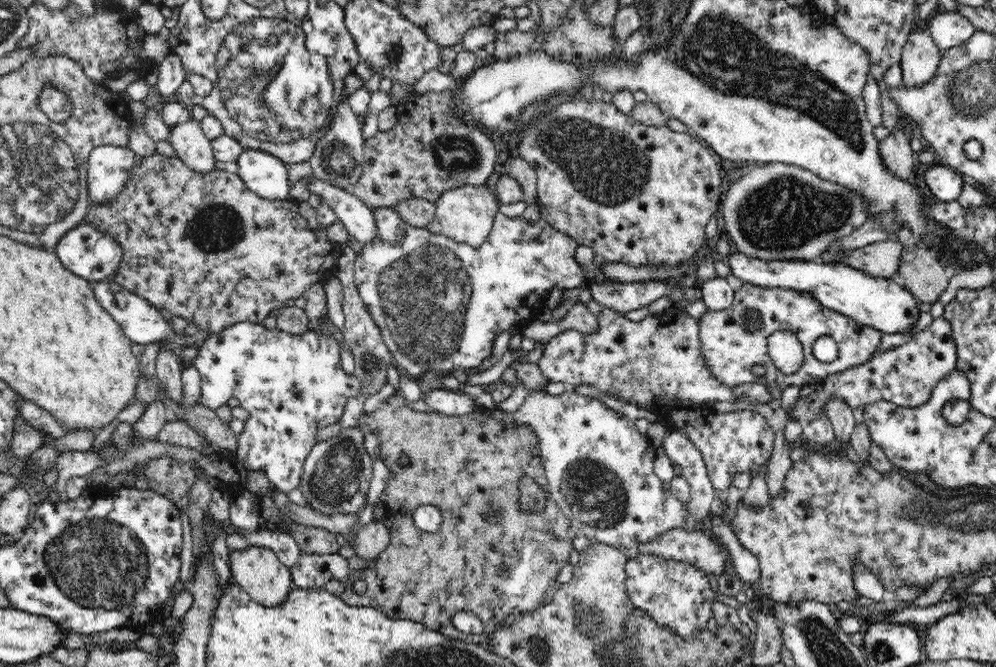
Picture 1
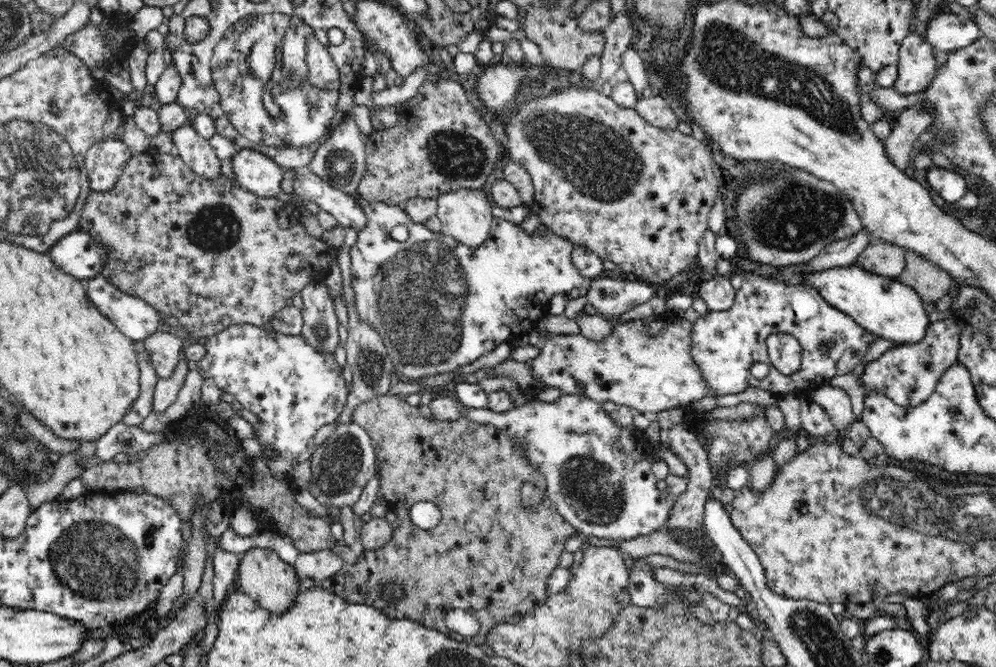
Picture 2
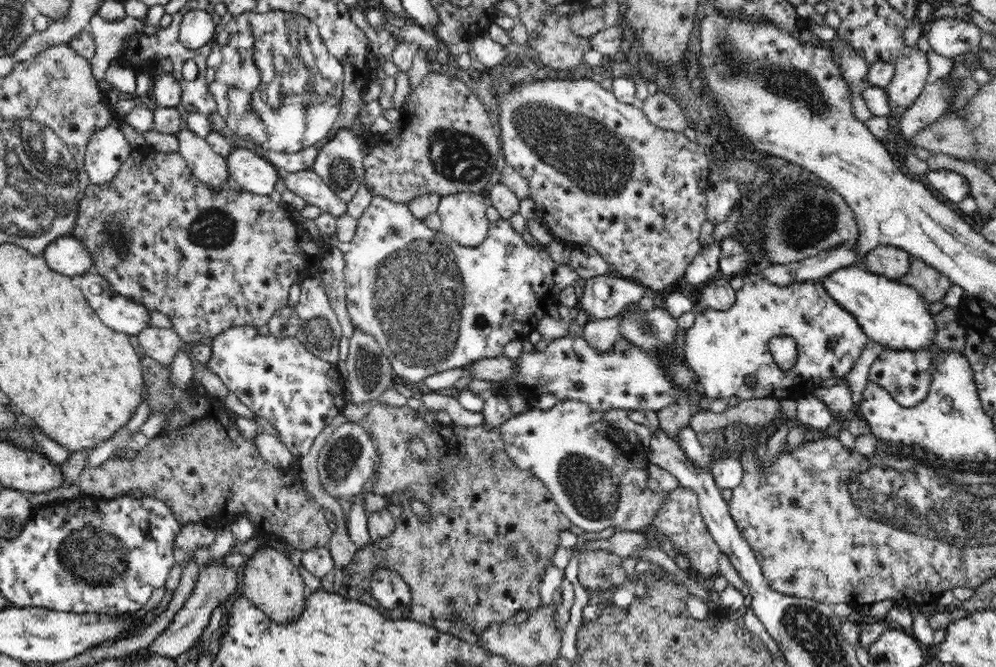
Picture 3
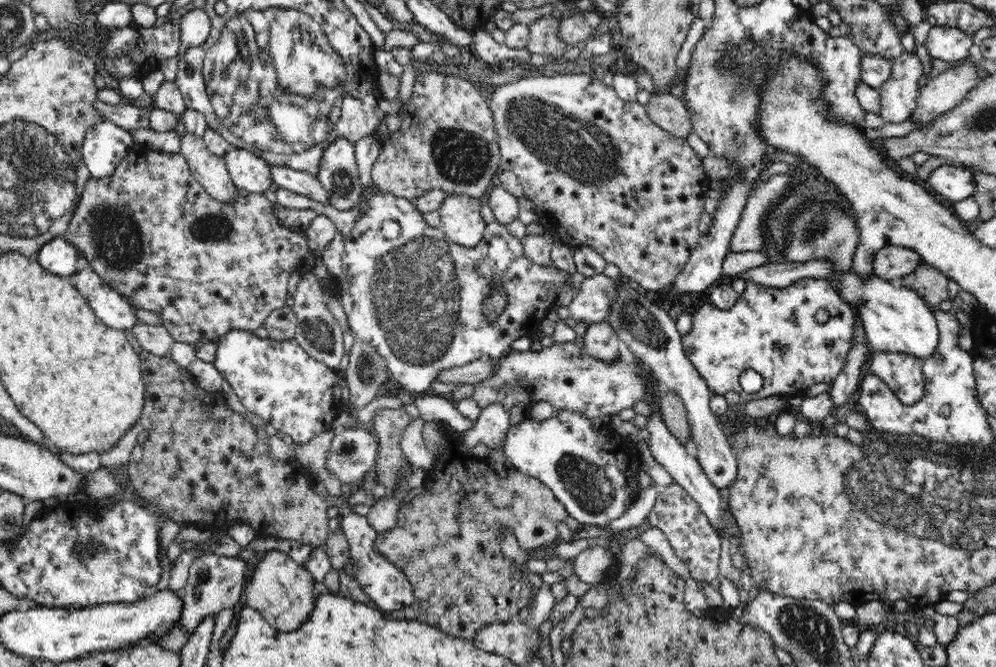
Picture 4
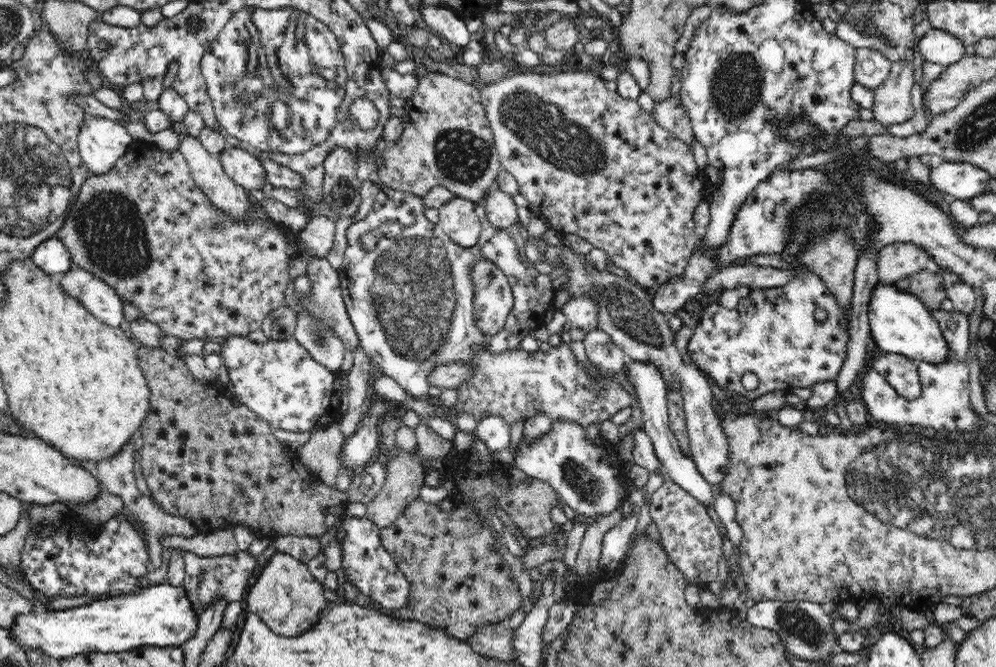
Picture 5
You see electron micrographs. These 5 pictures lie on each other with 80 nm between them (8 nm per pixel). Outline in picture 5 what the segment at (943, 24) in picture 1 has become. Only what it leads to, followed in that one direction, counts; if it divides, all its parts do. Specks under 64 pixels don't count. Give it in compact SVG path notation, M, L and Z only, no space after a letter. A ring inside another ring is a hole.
M930 28L928 32L917 40L922 60L940 64L943 68L958 62L966 54L966 45L962 40L956 39L956 36L950 32L940 29Z

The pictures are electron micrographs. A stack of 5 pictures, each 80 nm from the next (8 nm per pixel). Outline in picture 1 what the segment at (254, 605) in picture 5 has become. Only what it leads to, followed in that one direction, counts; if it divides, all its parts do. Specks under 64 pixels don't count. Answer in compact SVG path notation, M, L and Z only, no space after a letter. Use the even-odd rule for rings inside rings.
M248 545L246 548L230 551L229 555L232 584L240 585L255 602L267 608L280 606L292 589L296 588L289 567L284 566L269 548Z

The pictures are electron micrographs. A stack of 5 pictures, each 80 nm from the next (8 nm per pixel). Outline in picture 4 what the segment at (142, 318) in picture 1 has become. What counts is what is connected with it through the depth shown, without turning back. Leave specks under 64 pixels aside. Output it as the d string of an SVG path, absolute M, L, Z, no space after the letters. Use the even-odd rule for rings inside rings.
M83 267L70 276L70 280L106 326L123 331L130 330L134 324L139 323L136 308L134 309L119 292L104 282L92 268Z

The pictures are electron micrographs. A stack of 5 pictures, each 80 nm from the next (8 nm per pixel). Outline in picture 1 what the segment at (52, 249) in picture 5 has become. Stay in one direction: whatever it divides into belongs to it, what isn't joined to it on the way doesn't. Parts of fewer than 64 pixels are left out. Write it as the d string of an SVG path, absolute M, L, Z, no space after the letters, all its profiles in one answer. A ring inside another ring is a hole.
M85 222L71 228L54 250L66 269L87 281L96 280L96 282L112 279L120 262L122 262L123 253L120 244L115 242L115 238L110 234L103 234L100 229L90 225L90 223L85 224Z

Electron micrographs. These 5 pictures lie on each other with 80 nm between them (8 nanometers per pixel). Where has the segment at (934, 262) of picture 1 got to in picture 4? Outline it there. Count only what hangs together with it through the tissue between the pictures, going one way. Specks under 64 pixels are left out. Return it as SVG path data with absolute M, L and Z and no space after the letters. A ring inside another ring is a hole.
M922 261L914 272L903 276L898 283L914 289L929 307L938 308L942 300L949 298L948 279L944 273Z

